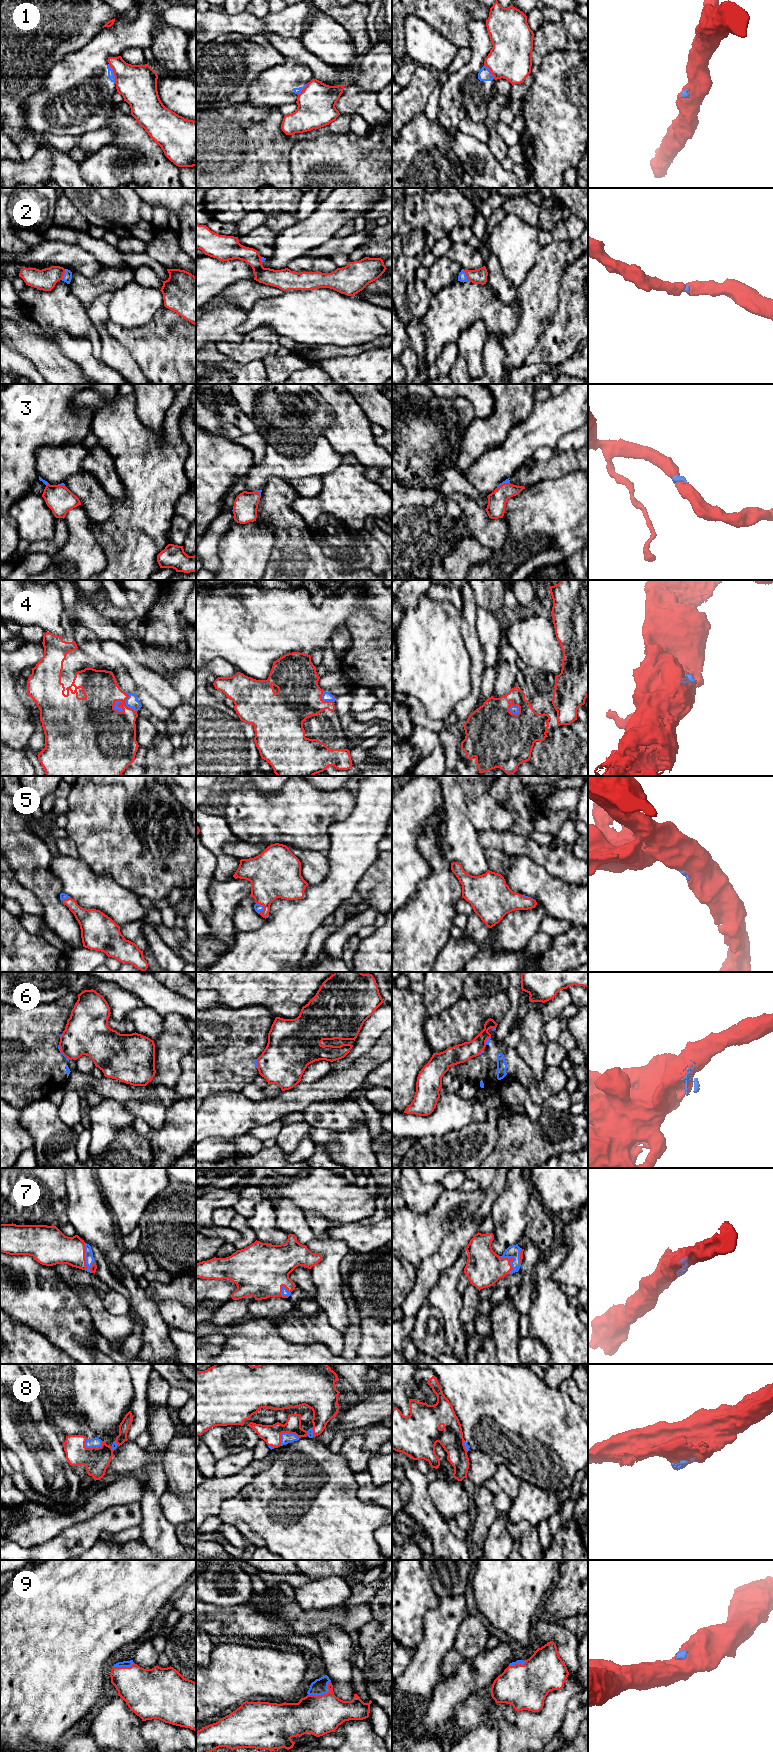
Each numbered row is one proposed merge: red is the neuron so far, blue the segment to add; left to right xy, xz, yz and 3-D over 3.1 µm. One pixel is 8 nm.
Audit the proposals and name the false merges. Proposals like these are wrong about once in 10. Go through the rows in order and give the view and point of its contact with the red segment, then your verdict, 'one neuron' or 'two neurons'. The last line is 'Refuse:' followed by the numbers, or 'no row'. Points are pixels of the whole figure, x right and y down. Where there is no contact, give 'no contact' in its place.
1: xy (114, 73) | two neurons
2: xy (63, 274) | one neuron
3: yz (504, 483) | one neuron
4: xy (118, 705) | one neuron
5: xz (264, 907) | one neuron
6: xy (62, 1053) | two neurons
7: xy (84, 1258) | one neuron
8: xy (94, 1447) | one neuron
9: xz (323, 1694) | one neuron
Refuse: 1, 6

